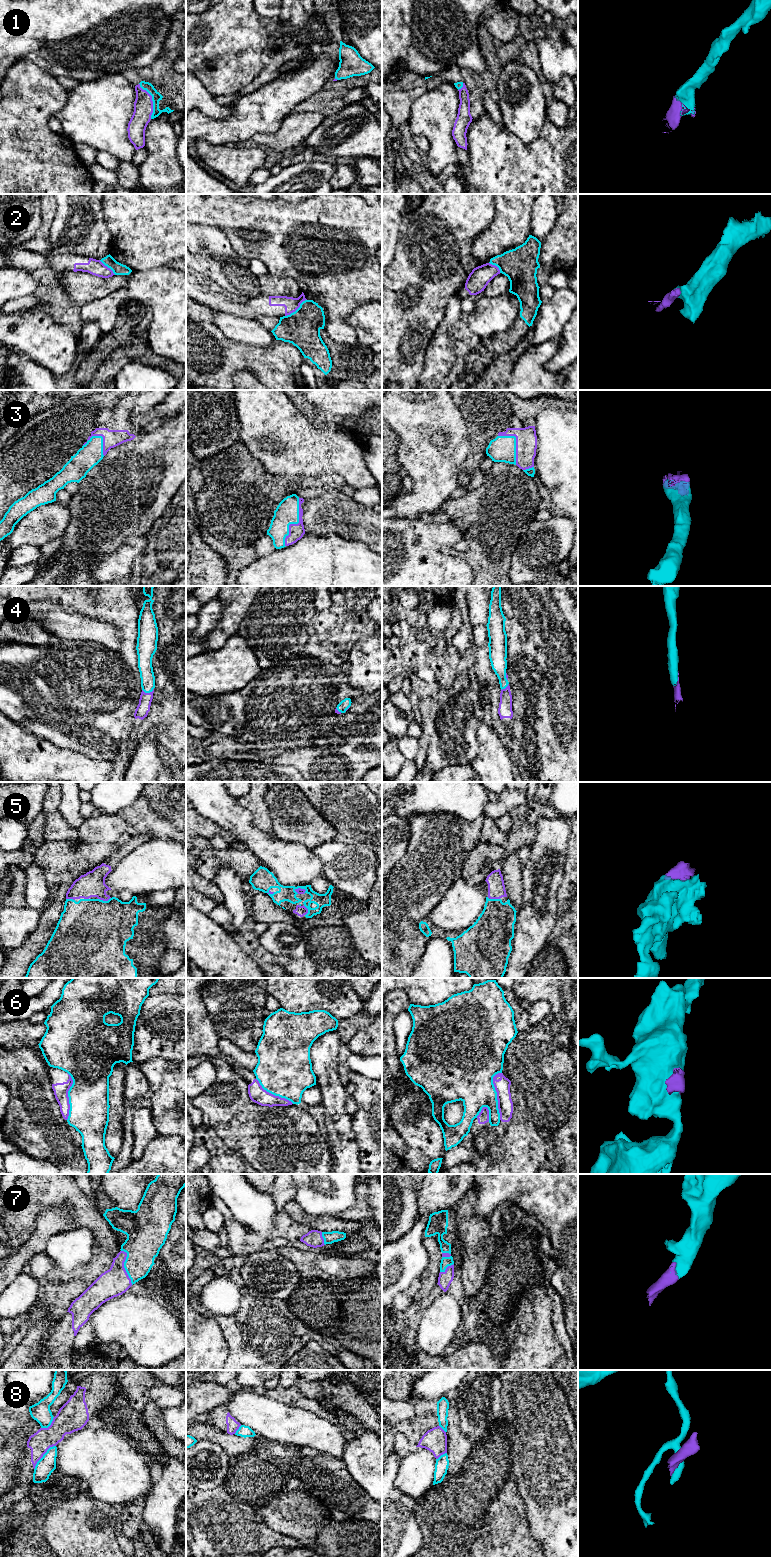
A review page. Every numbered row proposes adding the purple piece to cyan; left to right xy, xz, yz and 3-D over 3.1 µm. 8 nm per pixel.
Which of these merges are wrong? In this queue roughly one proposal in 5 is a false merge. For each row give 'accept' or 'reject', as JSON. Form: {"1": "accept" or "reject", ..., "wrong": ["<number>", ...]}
{"1": "accept", "2": "reject", "3": "accept", "4": "accept", "5": "accept", "6": "reject", "7": "accept", "8": "reject", "wrong": ["2", "6", "8"]}

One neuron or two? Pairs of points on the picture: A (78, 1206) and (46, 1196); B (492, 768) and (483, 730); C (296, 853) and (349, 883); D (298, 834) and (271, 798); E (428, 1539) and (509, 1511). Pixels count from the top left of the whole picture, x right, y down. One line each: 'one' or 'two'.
A: one
B: one
C: two
D: one
E: one

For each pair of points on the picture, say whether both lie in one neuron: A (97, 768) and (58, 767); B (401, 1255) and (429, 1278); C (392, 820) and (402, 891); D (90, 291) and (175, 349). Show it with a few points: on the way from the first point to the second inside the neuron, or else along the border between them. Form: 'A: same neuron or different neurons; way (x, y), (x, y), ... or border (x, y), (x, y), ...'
A: same neuron; way (87, 768), (68, 768)
B: different neurons; border (426, 1249), (429, 1255), (429, 1262), (420, 1278)
C: different neurons; border (409, 841), (406, 847), (406, 854), (392, 870)
D: different neurons; border (122, 288), (86, 302), (81, 307)

